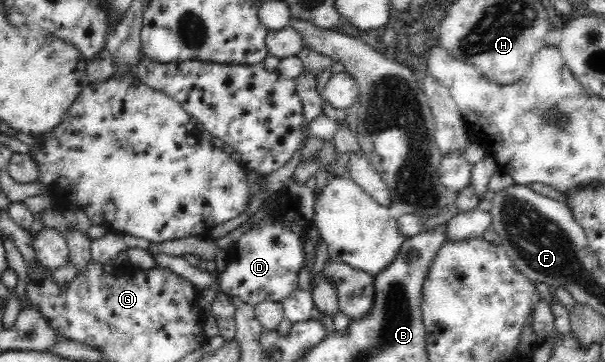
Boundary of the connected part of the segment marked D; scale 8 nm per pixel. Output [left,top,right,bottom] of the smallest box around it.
[155,173,314,306]

